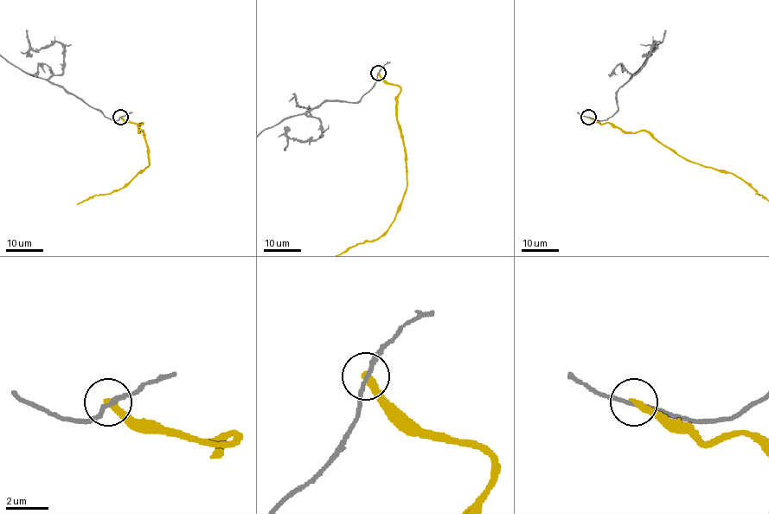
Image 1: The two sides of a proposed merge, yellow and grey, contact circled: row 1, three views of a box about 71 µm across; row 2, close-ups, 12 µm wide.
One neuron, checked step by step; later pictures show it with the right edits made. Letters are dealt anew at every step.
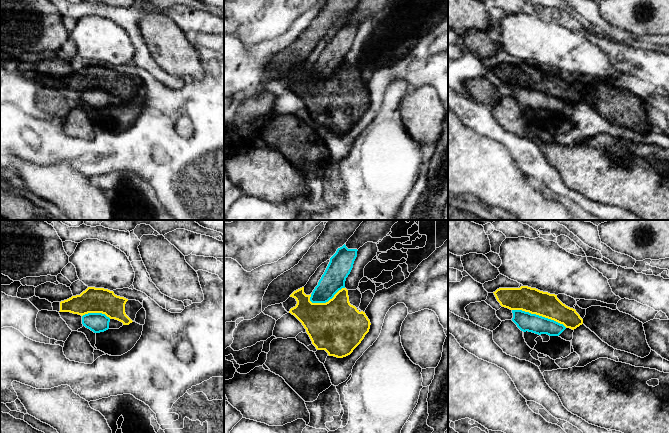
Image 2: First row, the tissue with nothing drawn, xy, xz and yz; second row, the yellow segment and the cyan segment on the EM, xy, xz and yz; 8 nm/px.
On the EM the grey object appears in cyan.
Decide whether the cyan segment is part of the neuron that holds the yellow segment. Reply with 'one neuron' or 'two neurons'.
two neurons

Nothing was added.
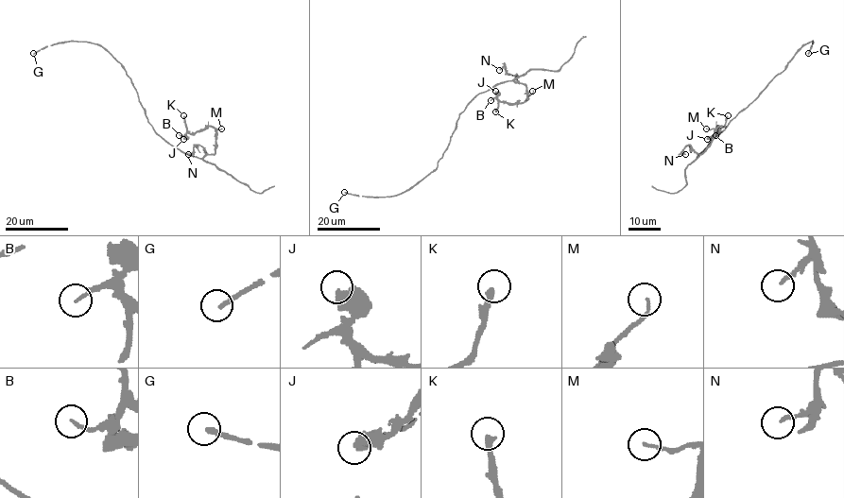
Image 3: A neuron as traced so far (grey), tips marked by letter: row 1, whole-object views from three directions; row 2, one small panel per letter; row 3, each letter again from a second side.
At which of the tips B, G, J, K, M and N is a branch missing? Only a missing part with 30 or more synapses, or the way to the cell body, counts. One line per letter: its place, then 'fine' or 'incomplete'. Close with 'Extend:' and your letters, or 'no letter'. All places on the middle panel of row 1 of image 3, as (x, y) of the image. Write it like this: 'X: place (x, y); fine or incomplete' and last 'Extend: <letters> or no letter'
B: place (490, 100); fine
G: place (344, 192); incomplete
J: place (495, 91); fine
K: place (495, 111); fine
M: place (532, 91); fine
N: place (499, 70); fine
Extend: G

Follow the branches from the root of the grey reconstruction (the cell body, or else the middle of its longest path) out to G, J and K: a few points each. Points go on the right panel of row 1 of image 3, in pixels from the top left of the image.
G: (733, 118), (784, 69), (804, 43), (813, 41), (808, 53)
J: (733, 118), (697, 158), (711, 143), (718, 126), (718, 132), (707, 139)
K: (733, 118), (697, 158), (711, 143), (714, 130), (718, 126), (718, 133), (728, 115)

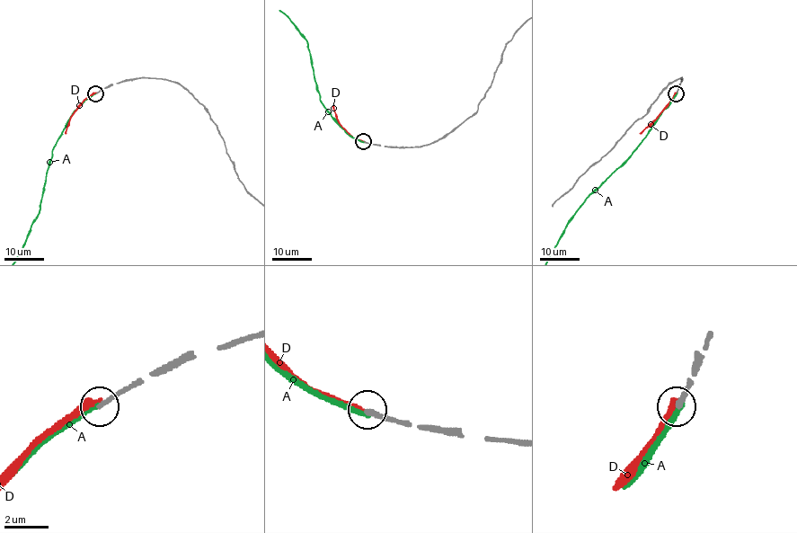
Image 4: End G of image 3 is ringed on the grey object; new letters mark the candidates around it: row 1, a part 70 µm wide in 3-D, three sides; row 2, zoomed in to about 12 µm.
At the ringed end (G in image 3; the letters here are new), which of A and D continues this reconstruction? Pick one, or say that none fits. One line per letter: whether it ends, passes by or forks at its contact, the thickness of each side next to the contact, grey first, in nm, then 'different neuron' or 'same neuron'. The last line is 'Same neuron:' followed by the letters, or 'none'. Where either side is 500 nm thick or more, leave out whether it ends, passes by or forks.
A: it ends; calibres 240 and 200 nm; different neuron
D: it ends; calibres 240 and 240 nm; different neuron
Same neuron: none

